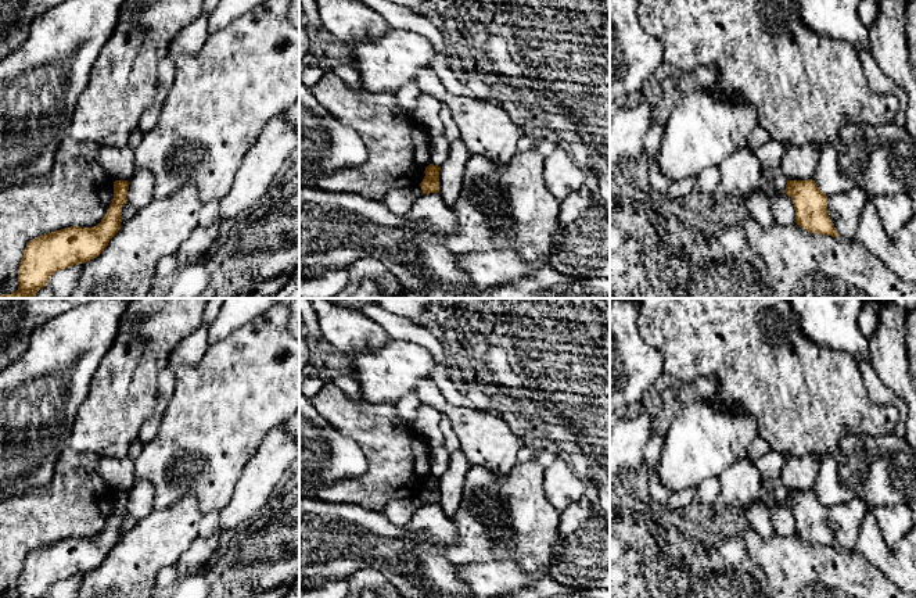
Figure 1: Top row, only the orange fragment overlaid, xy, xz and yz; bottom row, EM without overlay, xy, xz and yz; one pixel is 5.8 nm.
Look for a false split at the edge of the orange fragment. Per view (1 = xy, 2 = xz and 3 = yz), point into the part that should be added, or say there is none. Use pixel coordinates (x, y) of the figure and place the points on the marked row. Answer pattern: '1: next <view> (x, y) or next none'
1: next none
2: next none
3: next none

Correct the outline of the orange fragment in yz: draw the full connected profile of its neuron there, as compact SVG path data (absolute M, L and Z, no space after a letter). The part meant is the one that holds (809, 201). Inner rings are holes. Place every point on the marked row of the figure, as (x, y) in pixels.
M787 180L784 193L791 197L795 223L811 232L840 237L827 212L827 196L812 180Z

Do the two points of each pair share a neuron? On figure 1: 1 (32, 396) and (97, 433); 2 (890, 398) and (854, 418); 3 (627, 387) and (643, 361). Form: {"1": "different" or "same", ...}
{"1": "different", "2": "different", "3": "same"}

